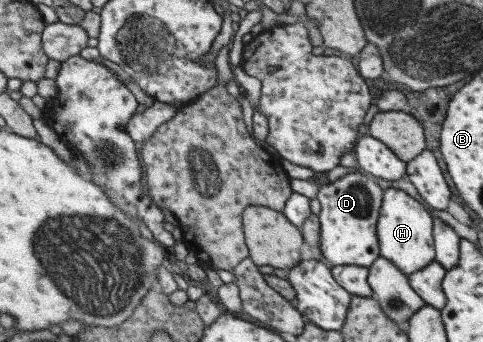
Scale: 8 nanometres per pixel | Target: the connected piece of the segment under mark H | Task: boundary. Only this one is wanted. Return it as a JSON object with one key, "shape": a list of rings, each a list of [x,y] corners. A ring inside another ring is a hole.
{"shape":[[[386,188],[383,191],[376,224],[379,255],[390,260],[406,275],[428,265],[435,256],[432,224],[431,215],[417,200],[400,189]]]}

